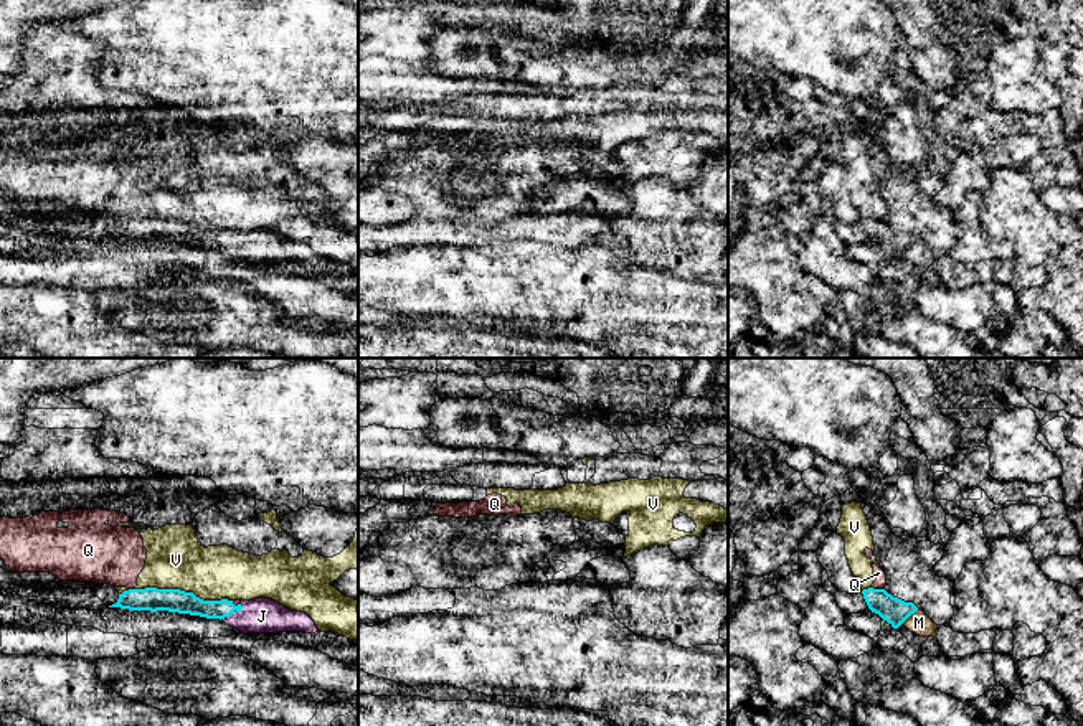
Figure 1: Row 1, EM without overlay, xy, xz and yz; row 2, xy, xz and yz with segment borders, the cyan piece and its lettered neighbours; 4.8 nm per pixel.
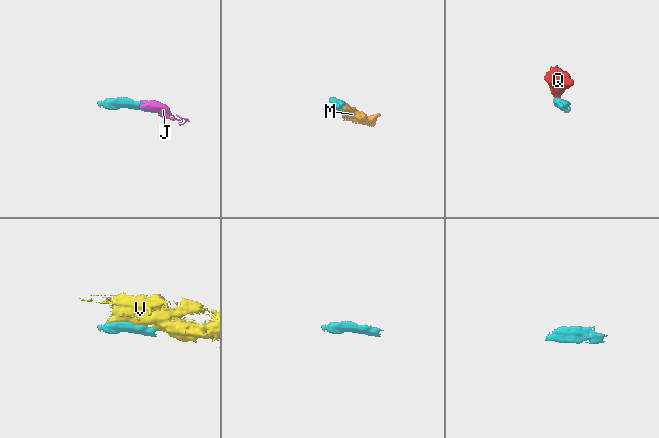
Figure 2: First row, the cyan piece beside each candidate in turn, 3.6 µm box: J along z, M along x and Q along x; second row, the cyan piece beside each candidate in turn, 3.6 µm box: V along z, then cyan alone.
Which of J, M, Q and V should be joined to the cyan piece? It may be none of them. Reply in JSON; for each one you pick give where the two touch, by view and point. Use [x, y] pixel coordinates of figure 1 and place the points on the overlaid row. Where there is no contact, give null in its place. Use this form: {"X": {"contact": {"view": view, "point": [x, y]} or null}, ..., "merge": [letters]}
{"J": {"contact": {"view": "xy", "point": [231, 612]}}, "merge": ["J"]}

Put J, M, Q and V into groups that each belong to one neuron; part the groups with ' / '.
J / M / Q / V

